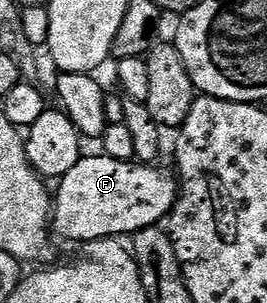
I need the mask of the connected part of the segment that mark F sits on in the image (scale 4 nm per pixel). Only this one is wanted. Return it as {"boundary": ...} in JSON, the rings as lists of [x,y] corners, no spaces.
{"boundary":[[[96,152],[92,158],[80,157],[65,177],[58,179],[59,191],[53,194],[53,230],[71,242],[102,243],[104,238],[122,239],[122,234],[133,236],[150,226],[159,226],[160,223],[174,210],[179,201],[180,183],[176,175],[162,170],[159,164],[144,164],[138,160],[122,162],[108,158],[102,152]]]}

